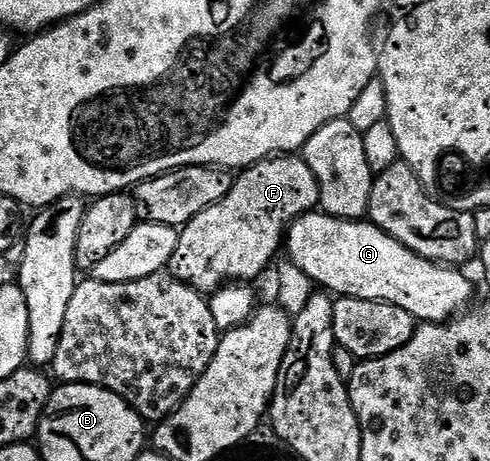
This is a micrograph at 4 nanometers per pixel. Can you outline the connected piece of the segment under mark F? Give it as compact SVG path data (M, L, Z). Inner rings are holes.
M278 154L270 156L268 160L261 160L258 164L244 169L234 179L231 190L222 200L195 214L195 218L191 218L191 222L187 222L185 227L180 229L168 271L176 280L202 294L212 294L234 282L253 282L256 276L264 274L269 263L272 265L278 259L277 251L280 248L282 251L289 227L300 216L314 211L320 203L319 182L311 166L307 166L307 162L300 155Z

